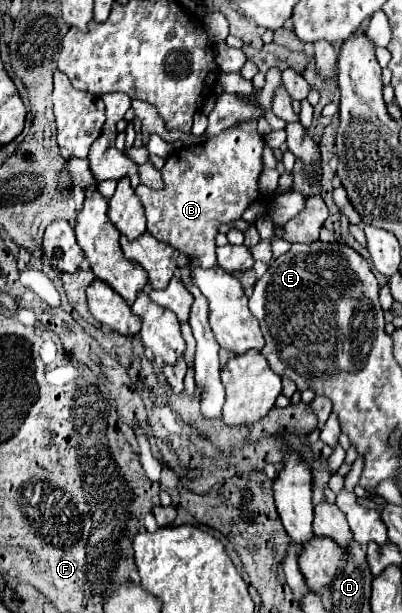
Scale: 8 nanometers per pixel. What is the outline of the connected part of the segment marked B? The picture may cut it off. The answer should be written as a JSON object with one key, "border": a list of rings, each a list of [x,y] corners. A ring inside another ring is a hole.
{"border":[[[244,121],[236,123],[236,127],[232,127],[230,131],[204,141],[202,145],[174,151],[162,167],[164,189],[152,191],[144,189],[144,185],[136,187],[136,197],[142,201],[142,207],[146,211],[148,231],[156,239],[172,245],[186,257],[192,257],[200,263],[200,249],[210,249],[210,233],[218,233],[220,225],[238,221],[252,201],[262,199],[258,191],[258,177],[262,173],[262,149],[264,137],[256,129],[256,121]]]}

